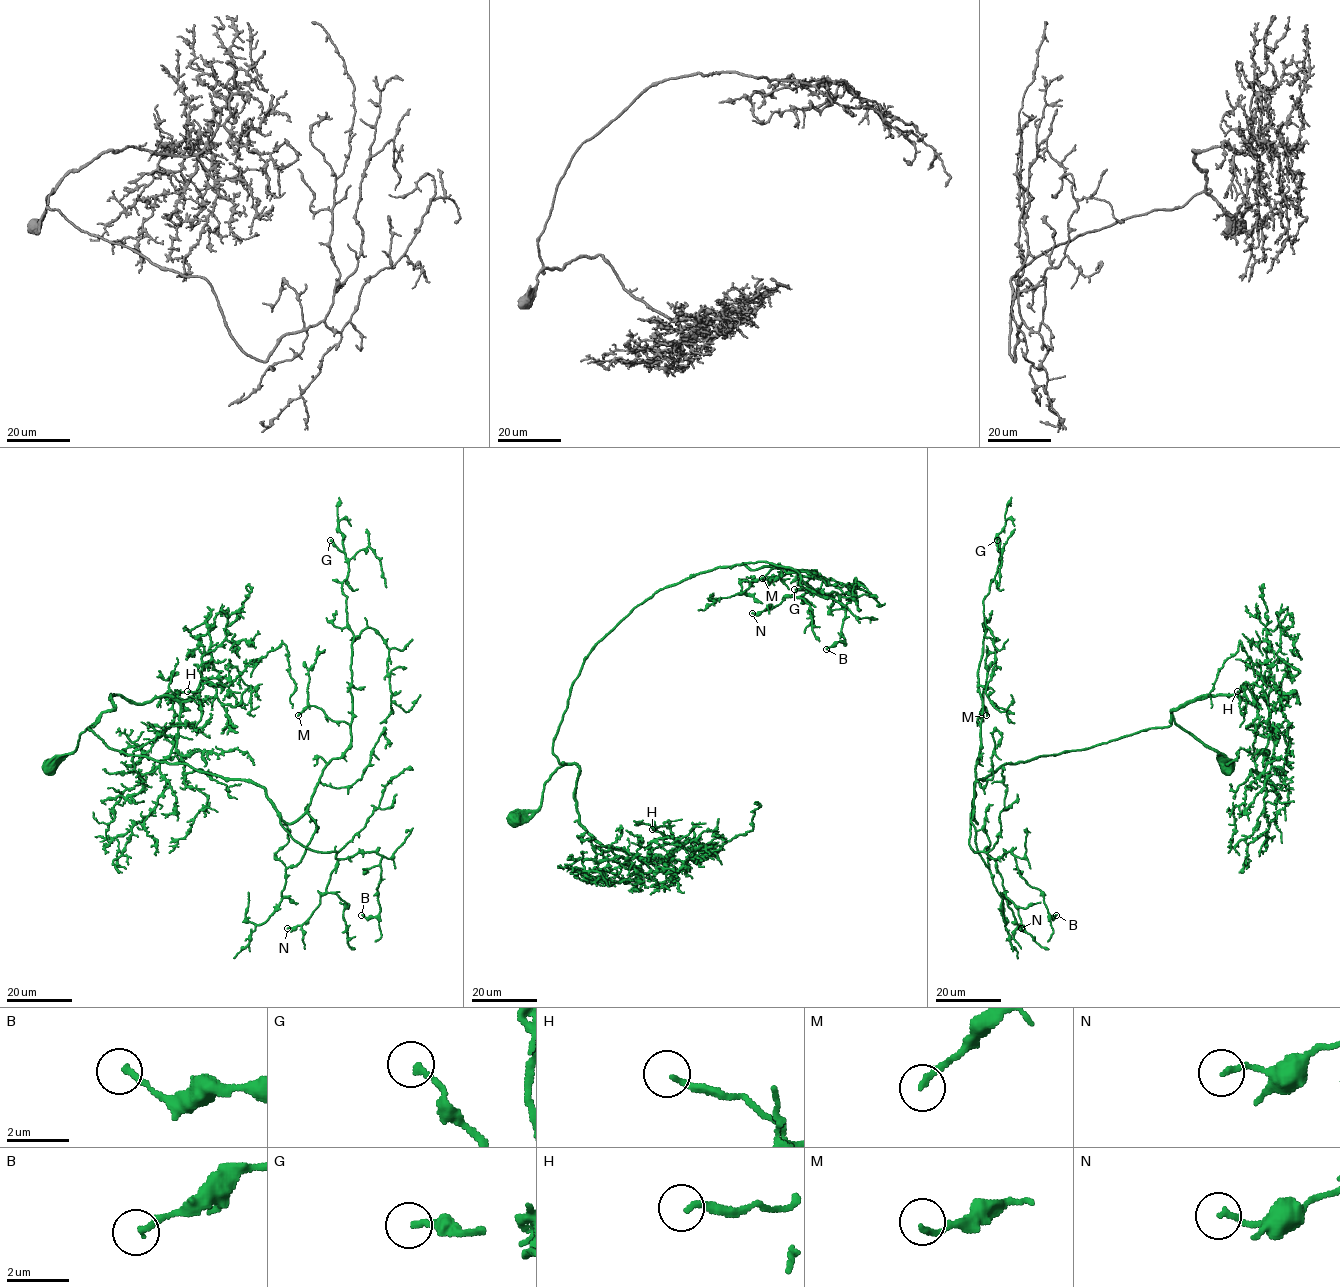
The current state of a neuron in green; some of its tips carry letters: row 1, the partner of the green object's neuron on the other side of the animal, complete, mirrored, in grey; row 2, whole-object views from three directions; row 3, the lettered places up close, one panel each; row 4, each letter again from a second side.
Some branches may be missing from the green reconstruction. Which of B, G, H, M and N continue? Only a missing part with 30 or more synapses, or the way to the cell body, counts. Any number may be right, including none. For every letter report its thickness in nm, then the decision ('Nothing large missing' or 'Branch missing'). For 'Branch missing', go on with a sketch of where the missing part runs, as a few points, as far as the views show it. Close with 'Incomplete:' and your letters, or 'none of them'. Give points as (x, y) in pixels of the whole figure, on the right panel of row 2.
B: Thickness 190 nm. Nothing large missing
G: Thickness 190 nm. Nothing large missing
H: Thickness 180 nm. Nothing large missing
M: Thickness 180 nm. Branch missing. Course of what is missing: (986, 715), (984, 794)
N: Thickness 180 nm. Nothing large missing
Incomplete: M

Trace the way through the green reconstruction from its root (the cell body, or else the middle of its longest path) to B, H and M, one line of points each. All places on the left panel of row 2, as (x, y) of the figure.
B: (49, 765), (98, 718), (88, 728), (111, 748), (258, 784), (306, 847), (382, 856), (380, 911), (361, 915)
H: (49, 765), (71, 753), (79, 735), (115, 709), (111, 696), (187, 701), (202, 678), (215, 684), (187, 691)
M: (49, 765), (98, 718), (88, 728), (109, 747), (258, 784), (293, 823), (351, 742), (319, 708), (298, 715)

